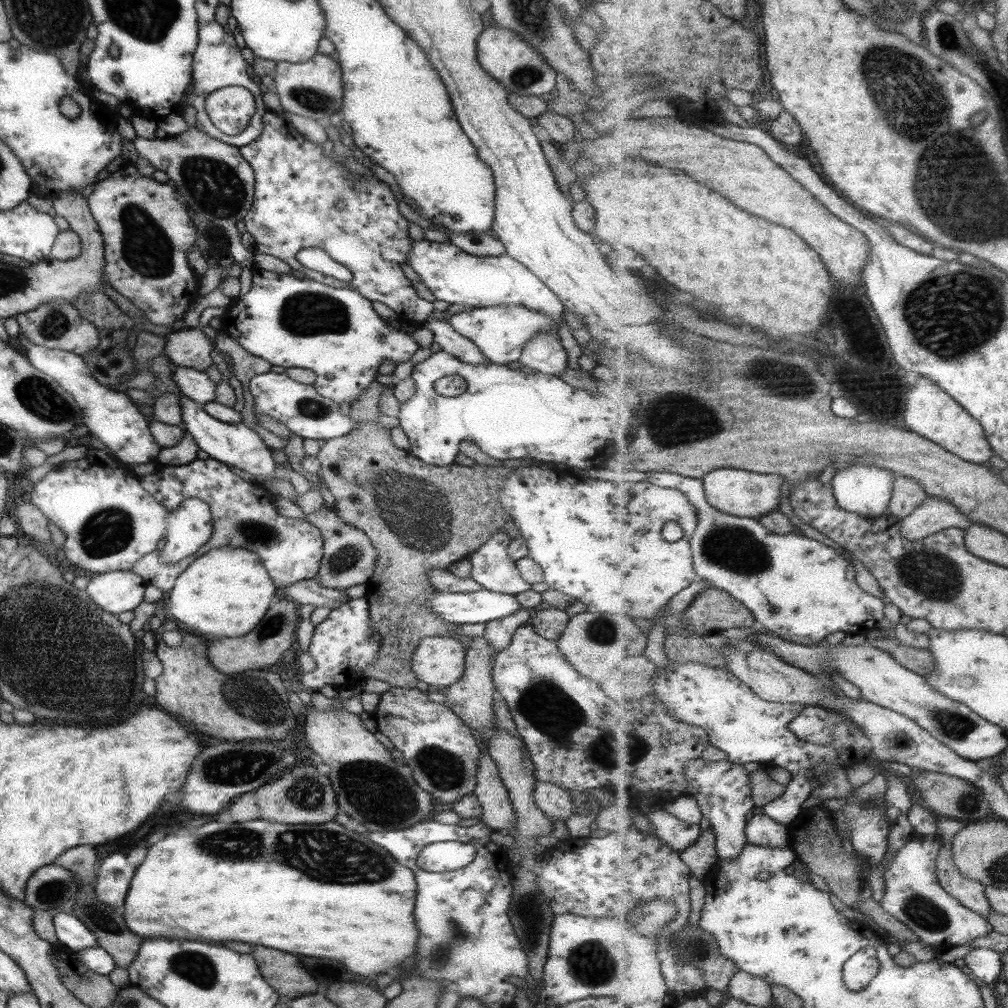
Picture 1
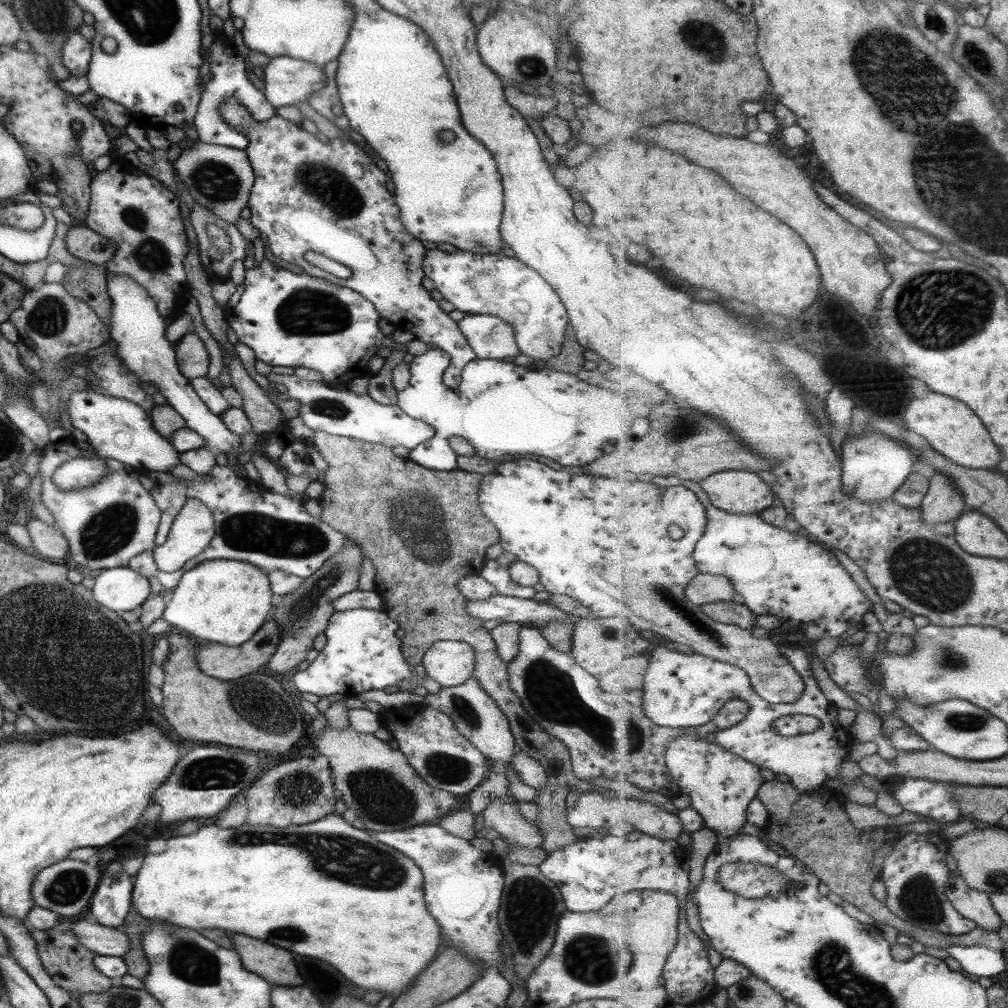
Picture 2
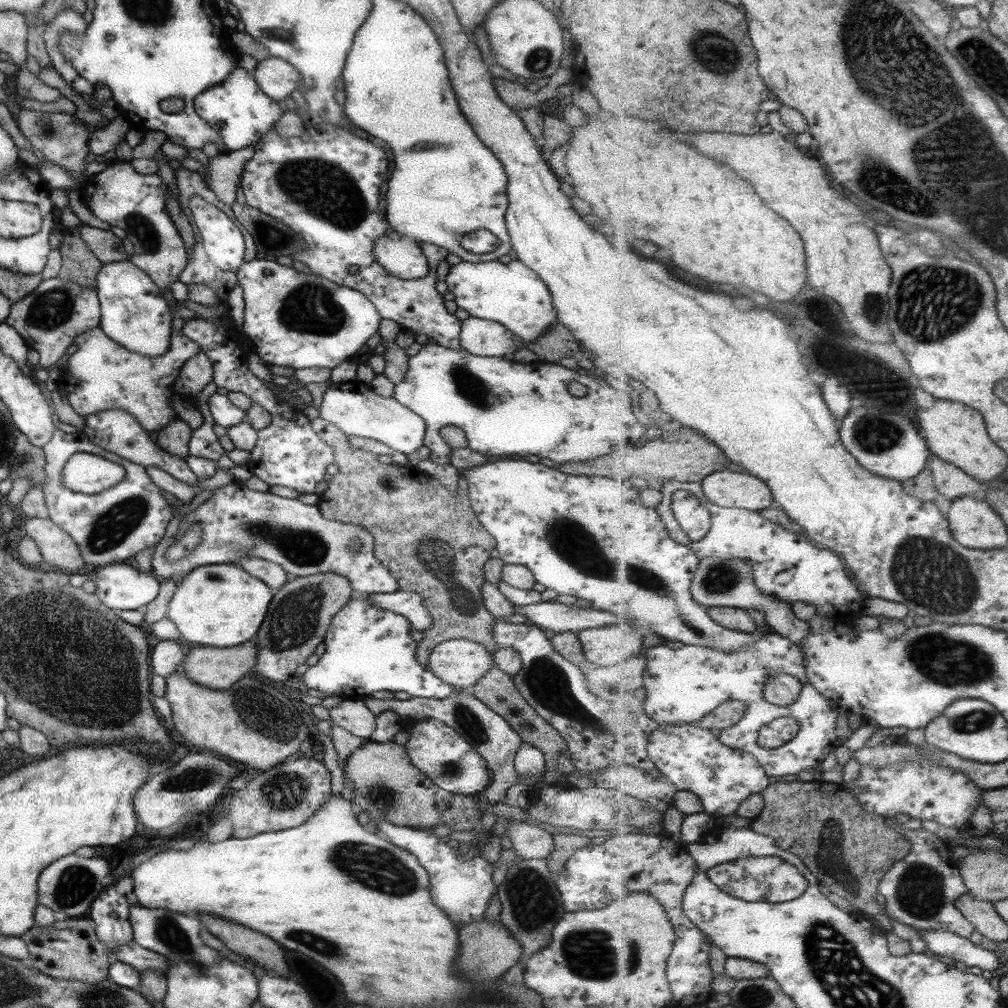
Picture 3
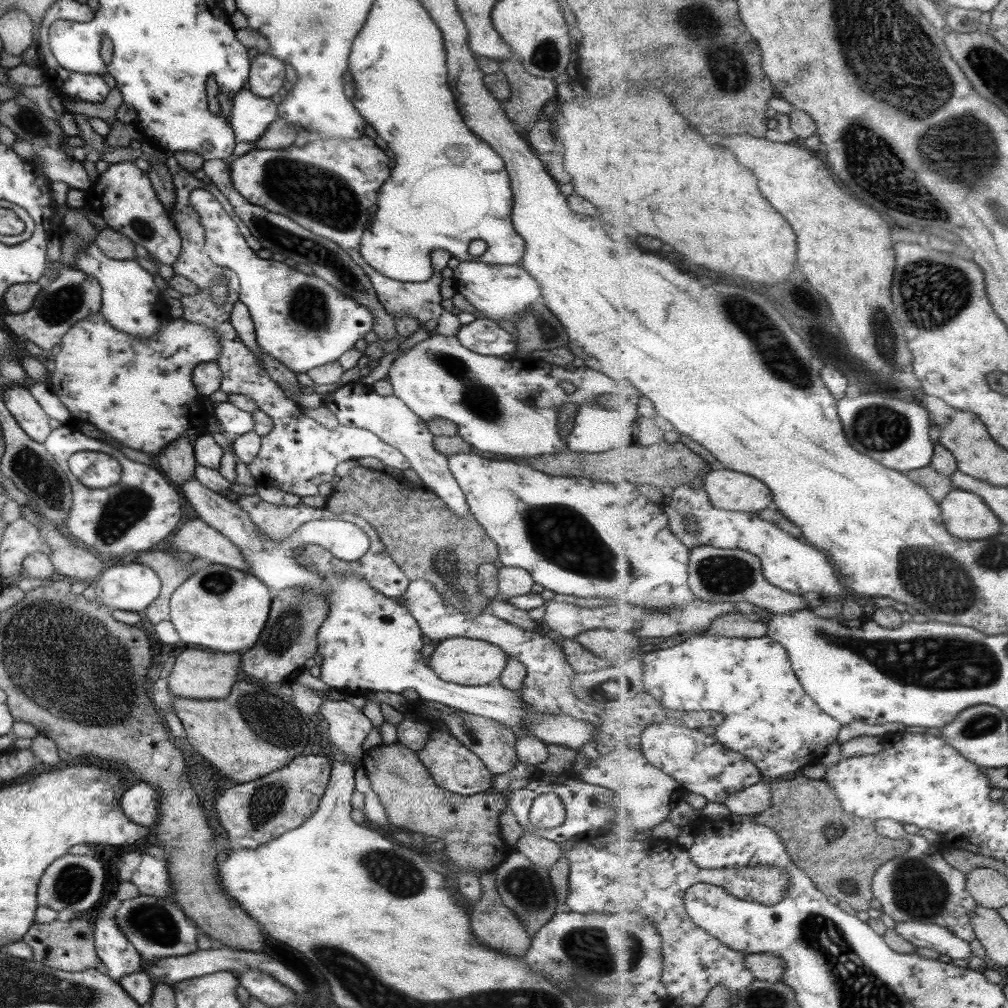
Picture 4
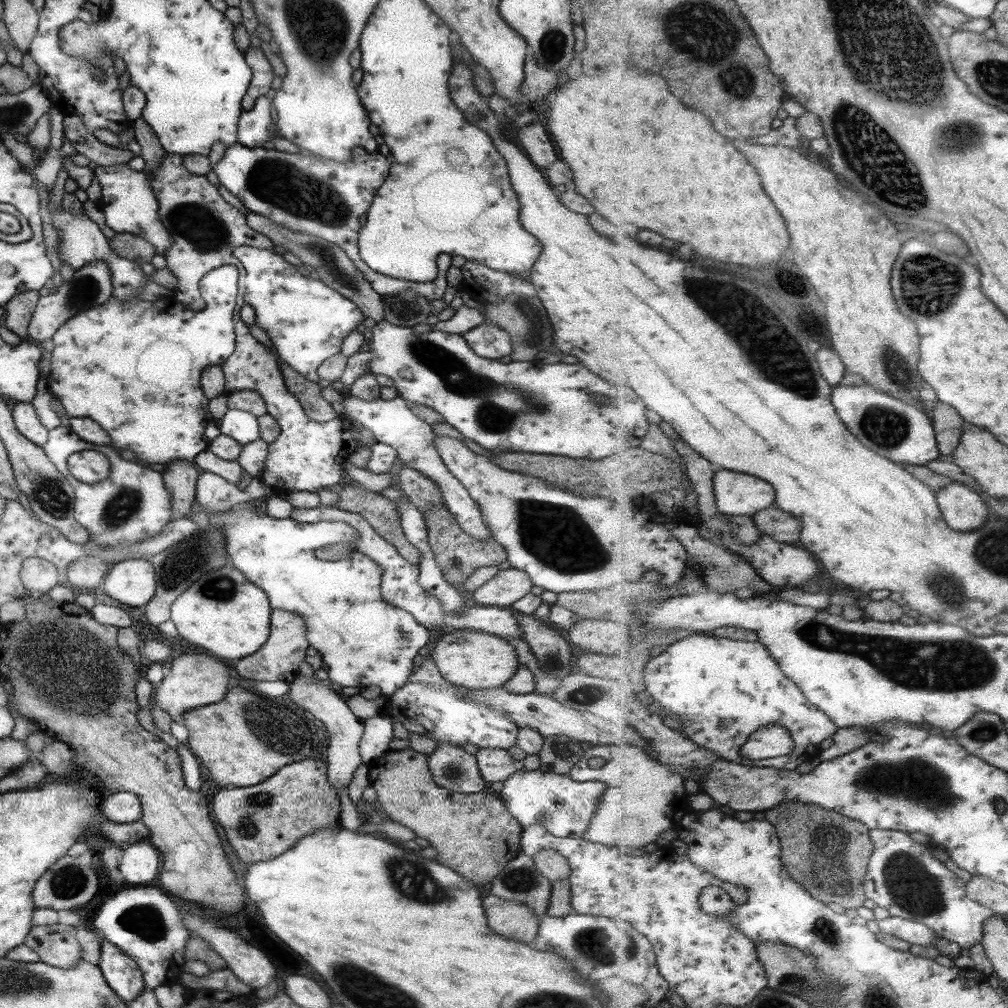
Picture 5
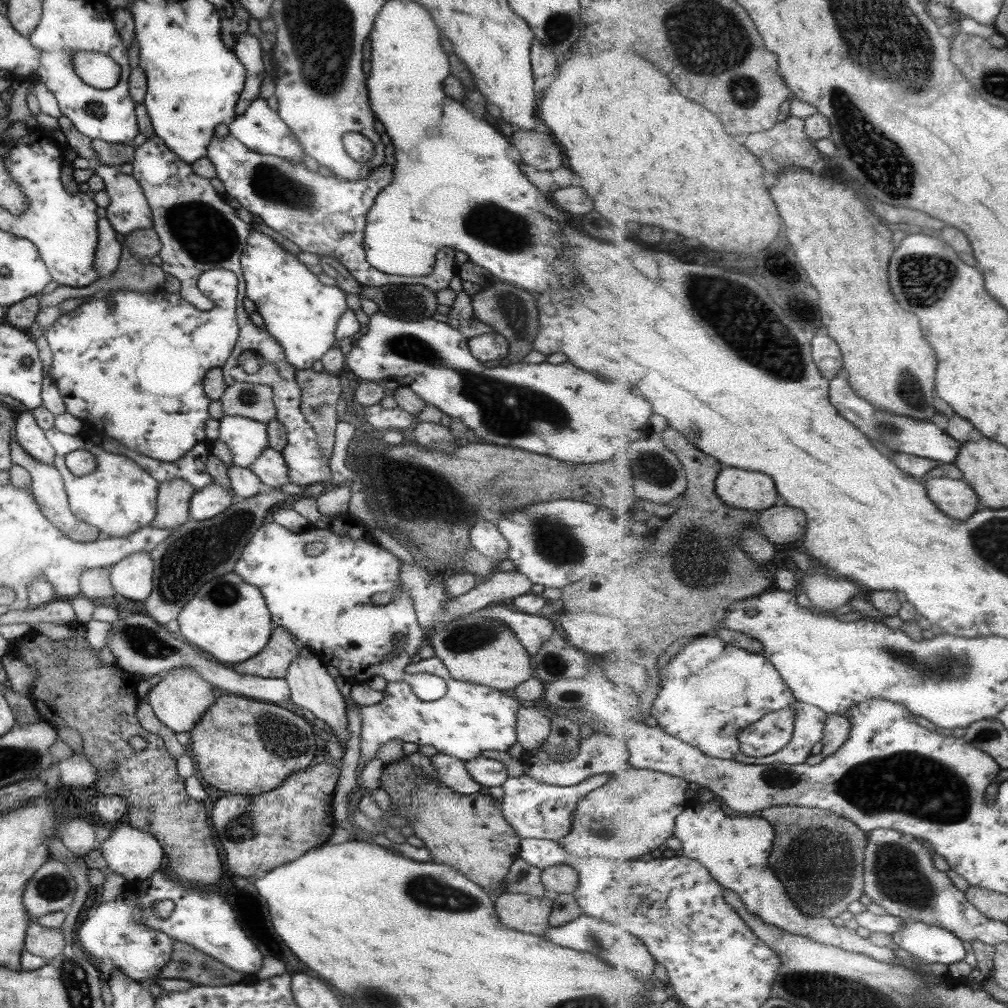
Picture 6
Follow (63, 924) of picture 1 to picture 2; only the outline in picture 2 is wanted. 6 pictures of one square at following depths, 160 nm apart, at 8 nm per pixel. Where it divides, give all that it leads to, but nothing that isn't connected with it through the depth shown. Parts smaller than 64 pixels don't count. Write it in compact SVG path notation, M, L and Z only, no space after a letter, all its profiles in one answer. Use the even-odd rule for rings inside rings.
M84 920L72 922L70 926L77 942L94 954L122 958L128 949L128 940L120 930Z

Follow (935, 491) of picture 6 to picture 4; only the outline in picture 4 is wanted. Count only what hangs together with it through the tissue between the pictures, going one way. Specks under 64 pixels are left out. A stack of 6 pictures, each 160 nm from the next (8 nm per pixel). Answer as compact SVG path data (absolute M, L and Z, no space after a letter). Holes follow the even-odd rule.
M955 488L940 505L946 527L957 538L983 540L997 537L1001 530L1002 520L971 491Z

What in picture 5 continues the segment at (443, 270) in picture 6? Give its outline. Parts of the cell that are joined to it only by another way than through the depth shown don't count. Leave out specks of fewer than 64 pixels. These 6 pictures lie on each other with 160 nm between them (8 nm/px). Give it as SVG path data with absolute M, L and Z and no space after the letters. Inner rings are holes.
M236 142L226 147L221 160L212 166L212 170L219 185L233 194L251 213L255 212L276 222L289 229L289 232L315 236L341 248L378 295L391 296L404 290L412 290L429 302L441 299L443 291L449 288L445 283L445 272L451 266L449 254L437 255L433 279L422 283L383 276L373 272L359 258L359 229L375 192L388 176L390 163L377 150L370 153L363 151L360 146L355 146L352 150L347 160L335 162L319 155L301 156L297 153L279 152L272 147L247 148Z

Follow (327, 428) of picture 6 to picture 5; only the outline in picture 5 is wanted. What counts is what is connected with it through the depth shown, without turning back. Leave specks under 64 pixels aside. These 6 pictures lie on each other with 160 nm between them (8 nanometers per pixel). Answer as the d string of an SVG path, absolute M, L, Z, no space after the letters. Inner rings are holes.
M278 356L276 358L285 388L300 402L301 408L312 421L327 422L339 416L331 405L321 398L317 382L307 380L301 374L288 367Z

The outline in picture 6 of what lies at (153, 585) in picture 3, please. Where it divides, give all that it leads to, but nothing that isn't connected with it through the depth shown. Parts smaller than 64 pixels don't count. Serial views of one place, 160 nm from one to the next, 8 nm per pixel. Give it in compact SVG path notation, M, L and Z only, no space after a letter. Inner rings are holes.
M146 552L130 554L112 564L109 580L113 593L129 600L145 600L152 589L152 559Z

